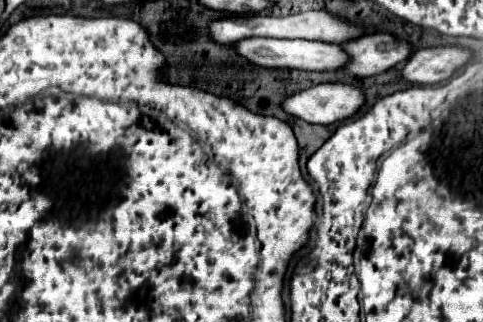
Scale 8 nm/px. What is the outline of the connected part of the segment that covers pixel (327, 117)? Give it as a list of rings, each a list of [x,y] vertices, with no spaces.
[[[321,83],[285,97],[281,107],[285,113],[301,121],[331,125],[351,117],[363,105],[363,101],[363,93],[357,87],[341,83]]]

